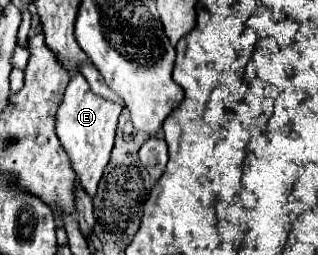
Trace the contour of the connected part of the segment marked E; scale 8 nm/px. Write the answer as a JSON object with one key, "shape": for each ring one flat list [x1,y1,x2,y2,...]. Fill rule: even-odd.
{"shape":[[81,73,71,77,65,97,57,109,55,133,61,141,61,147,65,149,65,153,71,159,73,171,77,173,77,179,79,179,79,185,85,189,85,193,89,193,89,197,95,197,97,185,105,171,105,165,109,163,109,153,113,149,115,127,117,127,121,109,123,109,121,105,93,95,87,81,81,77]]}

